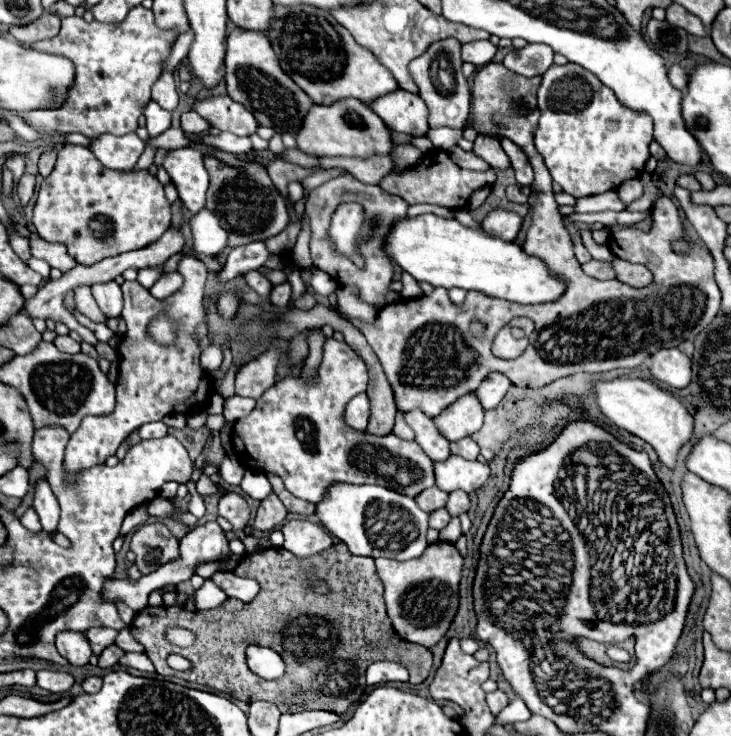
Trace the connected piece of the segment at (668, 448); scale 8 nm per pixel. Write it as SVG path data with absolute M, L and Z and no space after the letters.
M614 378L608 382L600 380L600 382L594 382L594 390L596 390L600 410L618 428L624 428L636 434L638 438L646 440L658 452L660 462L664 462L664 466L668 466L670 470L676 466L680 448L694 434L694 418L676 396L640 378Z

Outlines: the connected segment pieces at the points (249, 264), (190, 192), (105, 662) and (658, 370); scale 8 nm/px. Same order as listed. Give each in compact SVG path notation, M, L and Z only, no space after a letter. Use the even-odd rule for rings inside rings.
M252 242L246 246L238 246L230 250L226 266L219 273L219 281L225 283L226 280L232 280L234 276L246 274L248 270L258 270L264 266L274 254L266 248L266 242Z
M190 148L172 150L162 164L170 174L184 206L192 214L200 212L206 206L208 190L208 172L202 164L202 152Z
M112 644L112 646L108 646L108 648L100 654L98 666L100 666L100 668L112 668L112 666L118 664L118 660L120 660L122 656L124 656L124 650L118 648L116 644Z
M664 348L652 356L652 376L670 388L686 388L692 382L692 362L678 348Z

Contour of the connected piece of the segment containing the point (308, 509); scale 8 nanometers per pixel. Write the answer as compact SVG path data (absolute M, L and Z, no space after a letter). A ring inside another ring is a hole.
M268 476L268 480L272 482L274 494L282 500L282 504L288 508L288 512L302 514L302 516L310 516L310 514L314 514L314 504L304 502L304 500L300 500L300 498L296 498L296 496L292 496L292 494L284 488L284 484L282 484L282 480L280 480L278 476Z

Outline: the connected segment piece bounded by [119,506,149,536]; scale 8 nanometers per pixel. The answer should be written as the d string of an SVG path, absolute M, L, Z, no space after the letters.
M144 506L135 508L132 512L128 513L125 517L119 535L127 535L134 530L137 526L144 524L149 518L149 515Z

